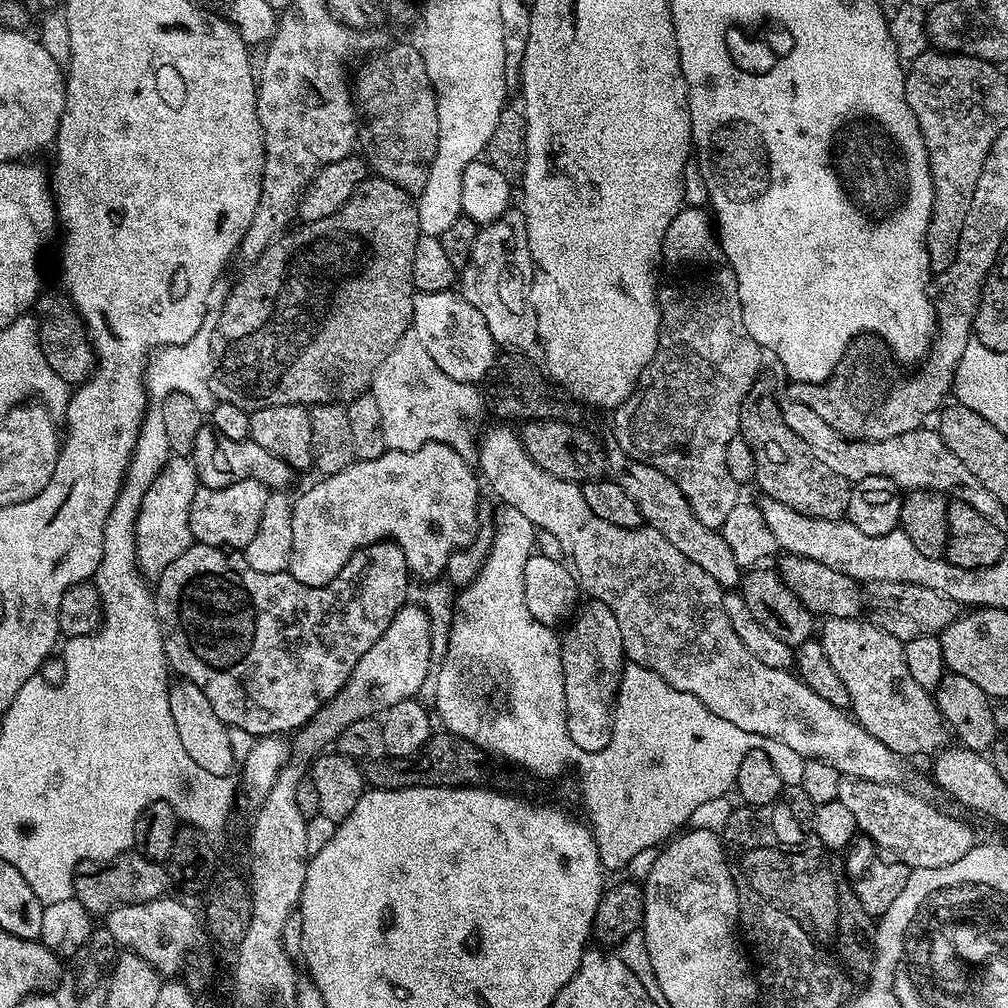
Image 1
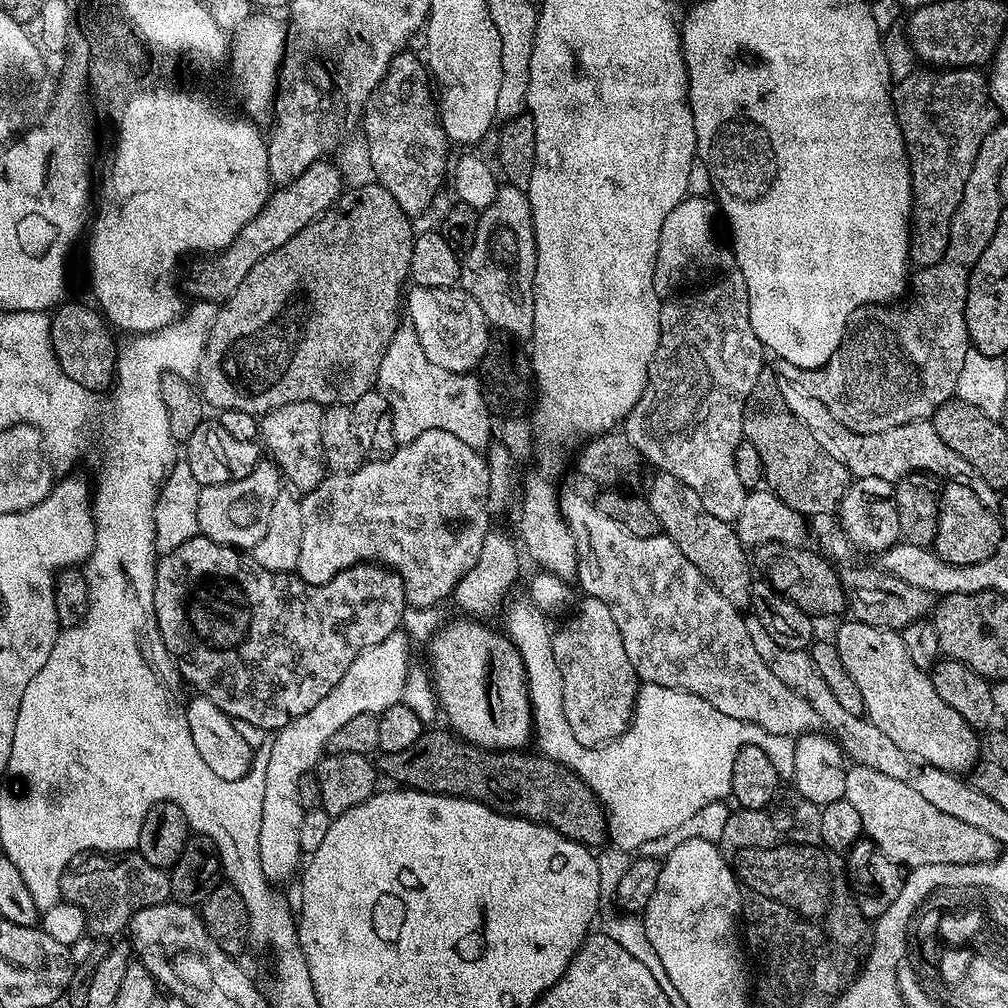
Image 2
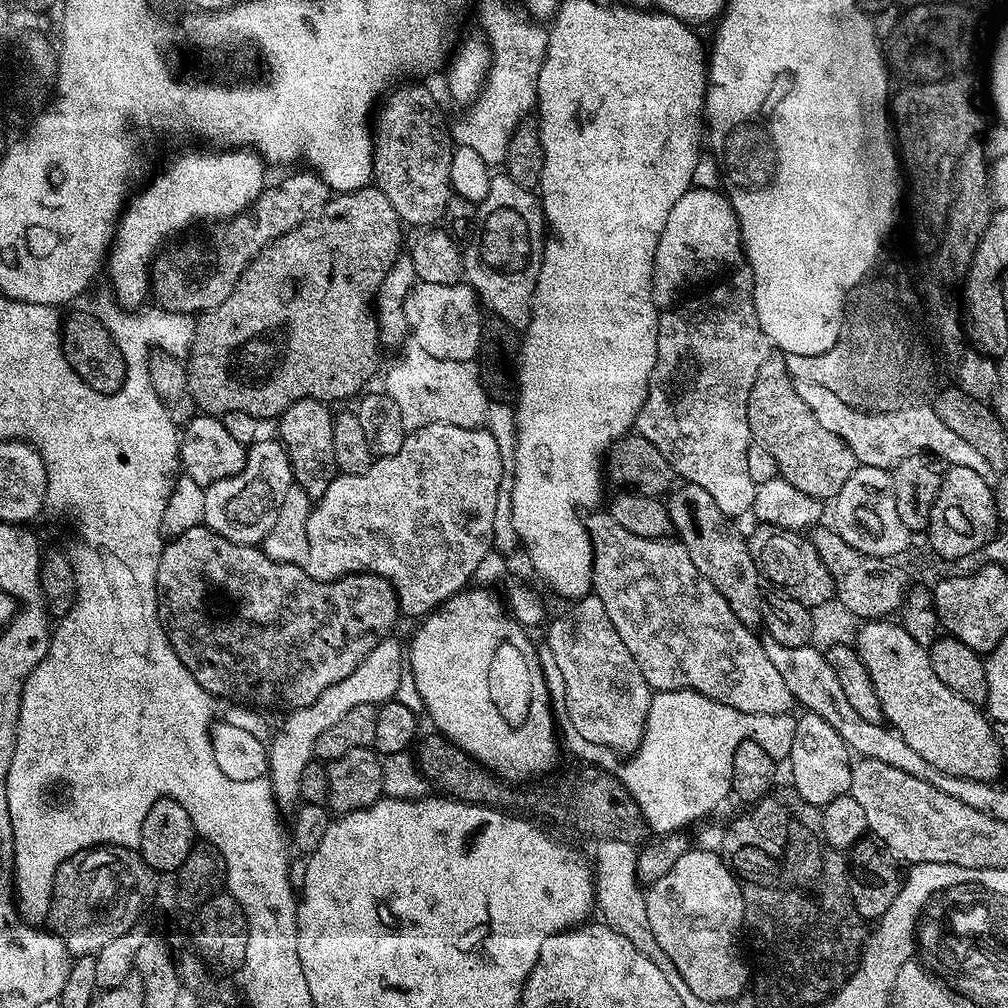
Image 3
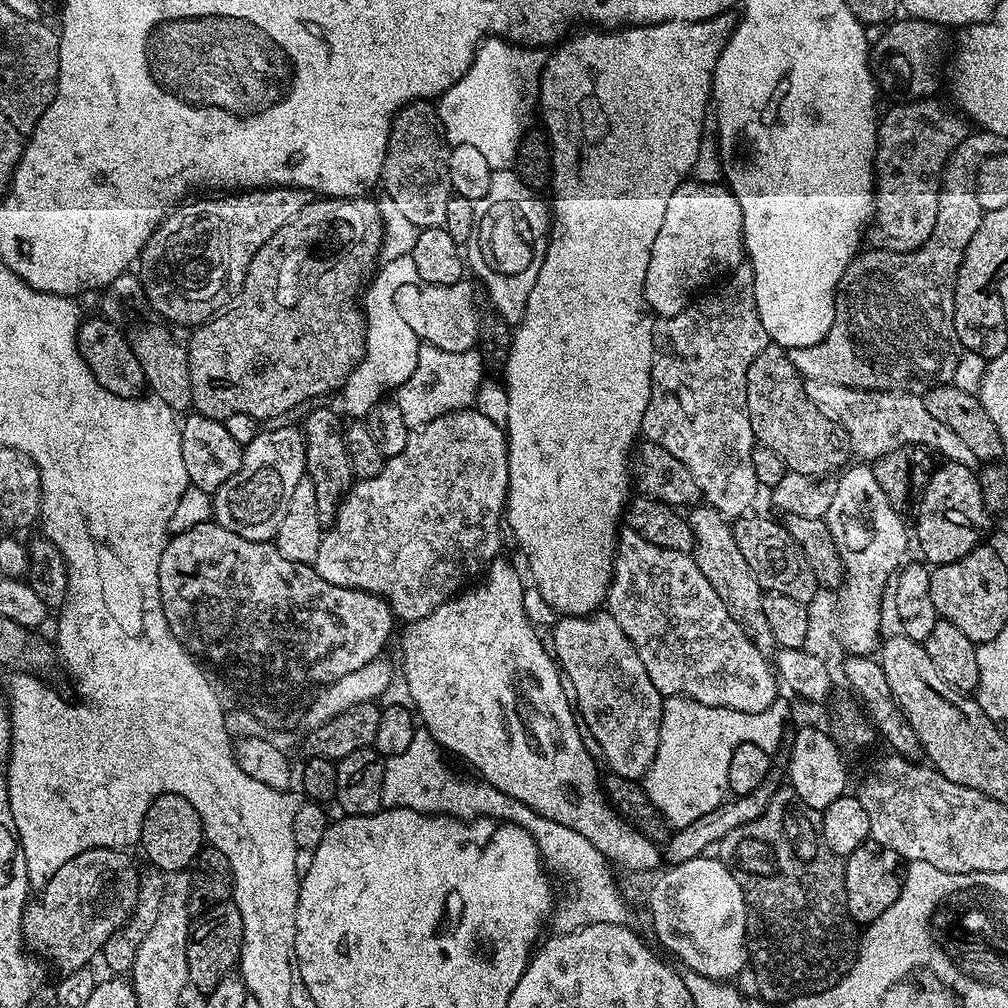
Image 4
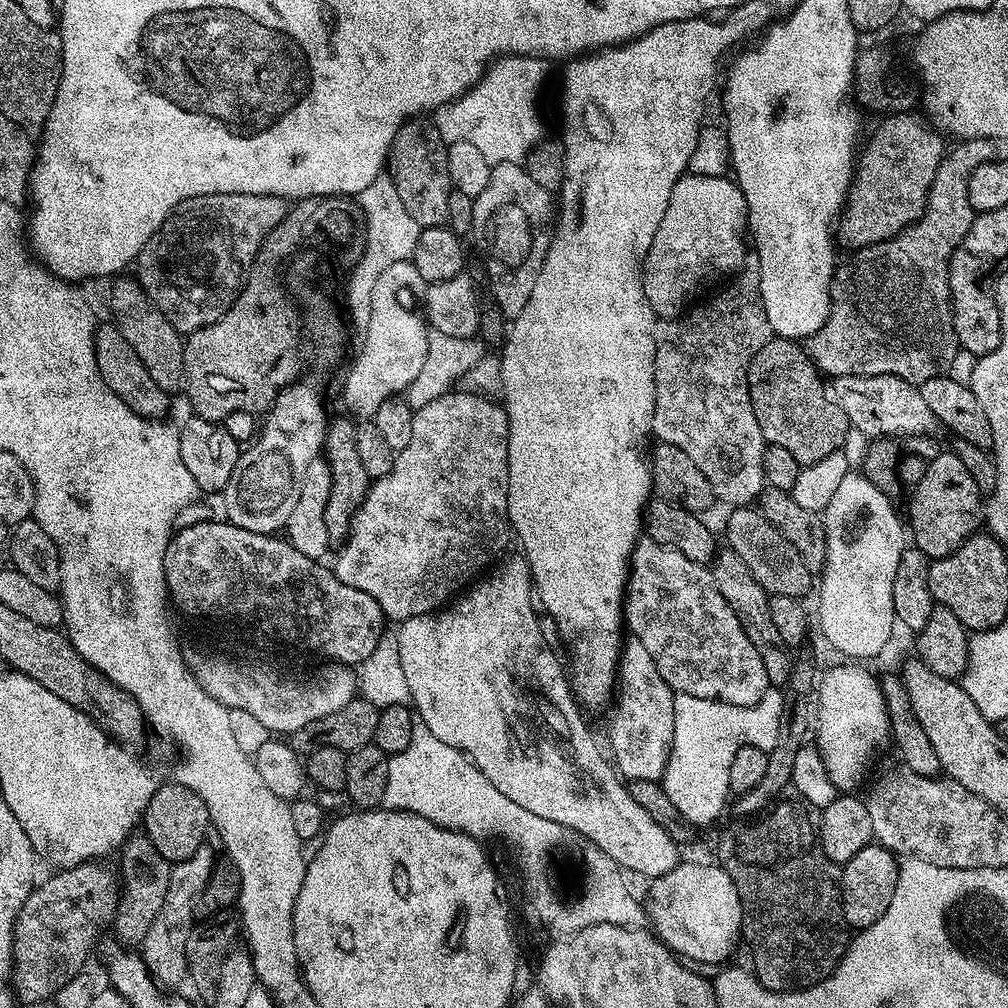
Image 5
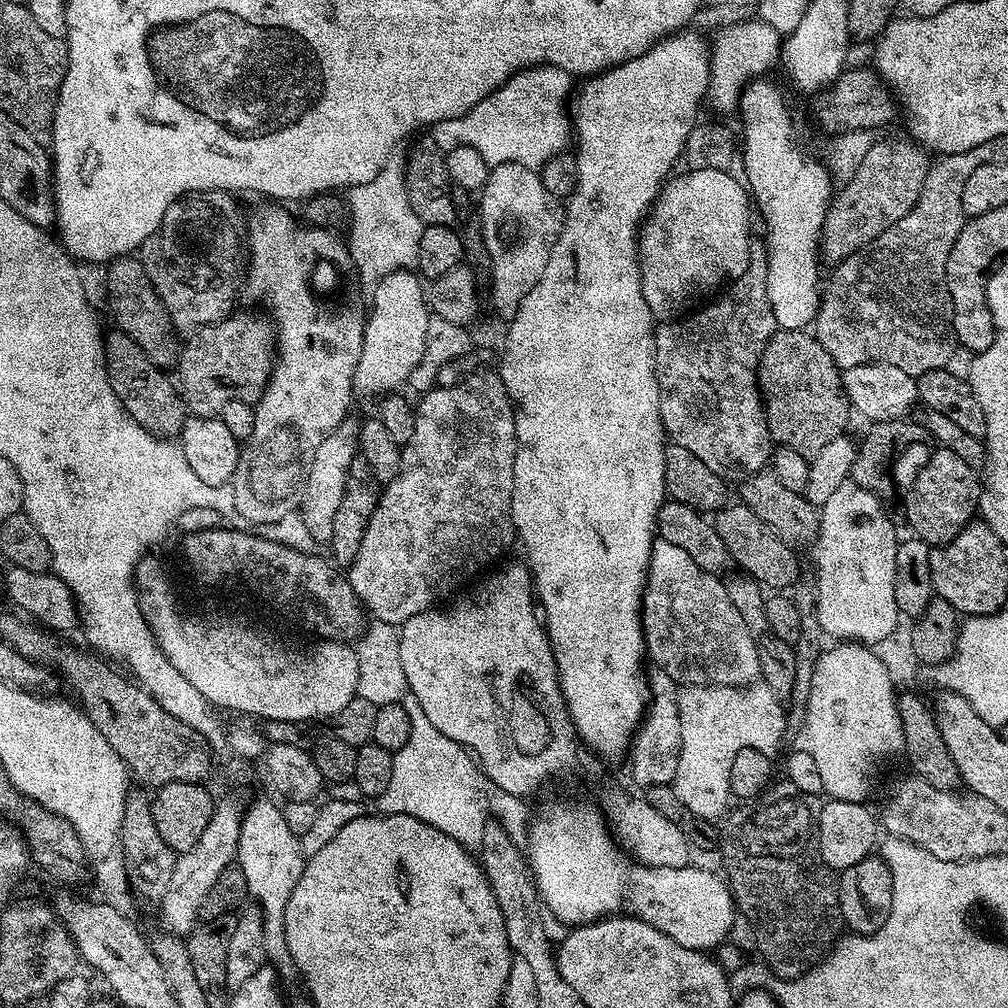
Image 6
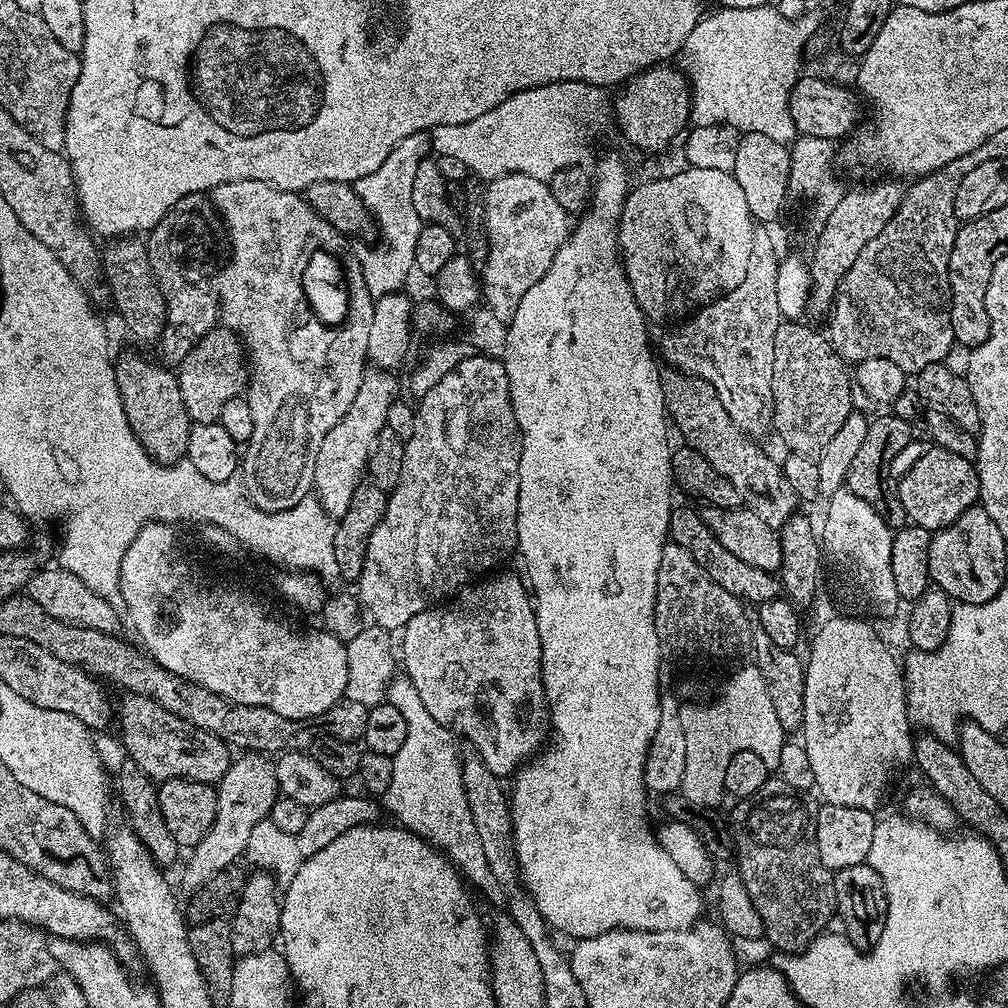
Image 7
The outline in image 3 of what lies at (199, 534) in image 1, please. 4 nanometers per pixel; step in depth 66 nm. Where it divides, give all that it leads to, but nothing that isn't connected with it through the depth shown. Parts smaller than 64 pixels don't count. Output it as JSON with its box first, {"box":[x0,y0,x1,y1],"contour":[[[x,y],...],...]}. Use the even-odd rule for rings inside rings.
{"box":[204,438,294,546],"contour":[[[261,438],[247,449],[247,454],[244,468],[239,474],[222,478],[205,487],[204,524],[230,542],[256,546],[274,530],[282,498],[286,498],[286,490],[294,487],[294,481],[288,449],[279,439]]]}

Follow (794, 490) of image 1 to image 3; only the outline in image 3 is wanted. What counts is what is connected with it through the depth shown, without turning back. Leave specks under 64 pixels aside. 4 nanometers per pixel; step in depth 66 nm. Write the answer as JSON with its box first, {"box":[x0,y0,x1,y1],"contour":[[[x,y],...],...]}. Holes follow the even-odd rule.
{"box":[748,354,858,502],"contour":[[[769,354],[762,366],[758,366],[754,386],[750,386],[748,425],[754,443],[774,458],[779,479],[802,490],[802,494],[810,498],[821,502],[835,501],[835,496],[844,487],[849,487],[848,479],[858,471],[850,448],[833,432],[823,428],[802,402],[797,385],[784,365],[783,355]]]}

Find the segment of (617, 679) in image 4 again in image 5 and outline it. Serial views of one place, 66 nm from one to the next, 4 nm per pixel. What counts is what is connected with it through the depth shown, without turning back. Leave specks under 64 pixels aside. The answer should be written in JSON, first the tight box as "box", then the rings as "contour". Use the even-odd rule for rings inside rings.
{"box":[608,638,674,782],"contour":[[[635,638],[623,645],[614,703],[608,710],[608,744],[612,747],[610,756],[616,771],[628,782],[659,781],[674,742],[674,693],[662,674],[658,674],[658,666],[654,666],[654,658],[650,658],[646,646]]]}

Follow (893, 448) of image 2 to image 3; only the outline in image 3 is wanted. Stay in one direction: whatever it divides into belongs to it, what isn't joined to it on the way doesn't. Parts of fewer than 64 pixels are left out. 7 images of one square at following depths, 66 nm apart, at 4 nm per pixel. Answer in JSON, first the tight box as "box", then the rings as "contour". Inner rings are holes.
{"box":[798,384,965,470],"contour":[[[800,384],[798,391],[810,414],[814,414],[814,418],[818,418],[823,428],[833,432],[850,448],[857,465],[864,467],[865,464],[868,468],[891,470],[906,458],[929,454],[928,452],[949,460],[947,463],[952,466],[965,463],[963,456],[965,453],[962,451],[958,434],[954,434],[954,430],[946,430],[946,424],[942,422],[942,418],[936,416],[935,407],[921,406],[903,408],[897,412],[869,414],[846,406],[846,402],[842,402],[822,386]]]}

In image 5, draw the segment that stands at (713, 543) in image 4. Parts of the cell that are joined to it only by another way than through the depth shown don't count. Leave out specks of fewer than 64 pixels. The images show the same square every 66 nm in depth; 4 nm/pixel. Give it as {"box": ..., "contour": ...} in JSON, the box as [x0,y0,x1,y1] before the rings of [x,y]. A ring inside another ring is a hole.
{"box":[710,550,794,685],"contour":[[[731,550],[717,551],[710,567],[714,582],[718,586],[718,594],[726,598],[730,610],[734,610],[738,622],[742,622],[742,630],[746,630],[746,638],[754,642],[762,658],[762,666],[766,666],[766,678],[769,685],[787,685],[792,673],[794,656],[788,653],[791,651],[782,642],[774,622],[770,619],[769,592],[762,586],[758,586],[758,582],[750,574],[750,566],[746,566],[746,562],[742,562],[742,558],[738,558],[738,554],[734,554]]]}

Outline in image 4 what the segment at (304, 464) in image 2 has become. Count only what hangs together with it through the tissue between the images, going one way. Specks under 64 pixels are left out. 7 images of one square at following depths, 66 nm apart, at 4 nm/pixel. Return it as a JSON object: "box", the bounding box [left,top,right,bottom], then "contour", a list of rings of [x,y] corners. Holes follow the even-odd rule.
{"box":[302,408,354,526],"contour":[[[316,408],[302,423],[304,444],[306,445],[306,476],[316,486],[318,514],[321,525],[327,526],[336,519],[340,502],[354,483],[352,463],[346,450],[341,413],[335,408]]]}

